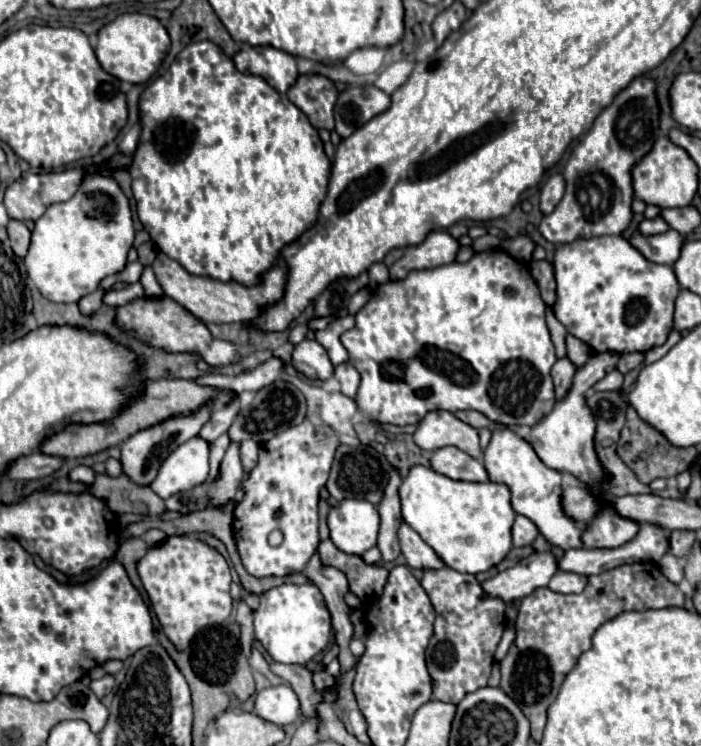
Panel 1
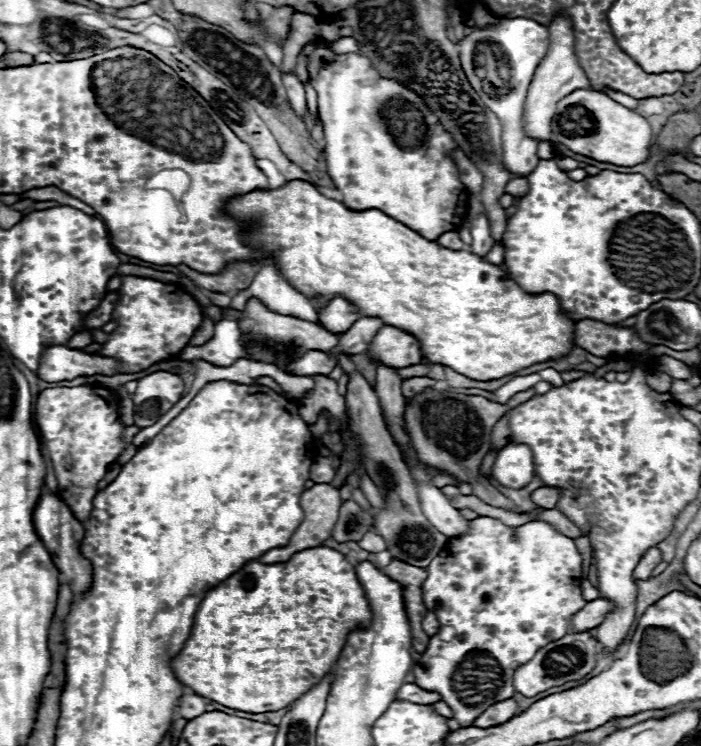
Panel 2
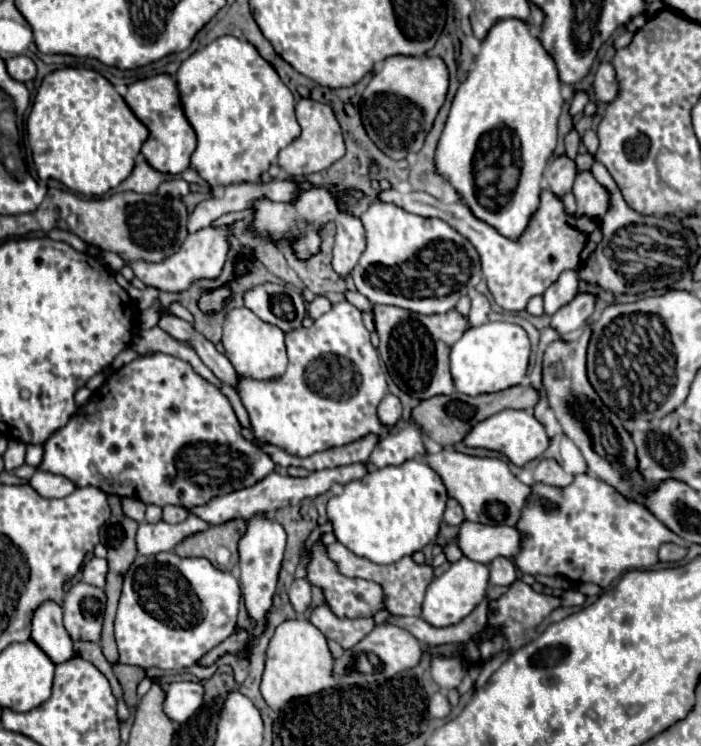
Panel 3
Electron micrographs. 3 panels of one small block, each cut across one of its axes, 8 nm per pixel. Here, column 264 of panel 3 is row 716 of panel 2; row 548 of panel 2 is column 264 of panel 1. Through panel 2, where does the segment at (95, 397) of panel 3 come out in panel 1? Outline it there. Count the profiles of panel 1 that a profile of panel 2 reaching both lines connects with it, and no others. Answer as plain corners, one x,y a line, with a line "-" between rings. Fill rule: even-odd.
308,418
296,428
278,432
272,440
260,444
258,464
242,482
244,496
234,506
232,524
238,554
248,574
264,578
288,576
304,570
320,544
318,500
338,446
340,440
330,426
316,426
-
276,528
284,534
284,542
272,548
268,544
268,534

